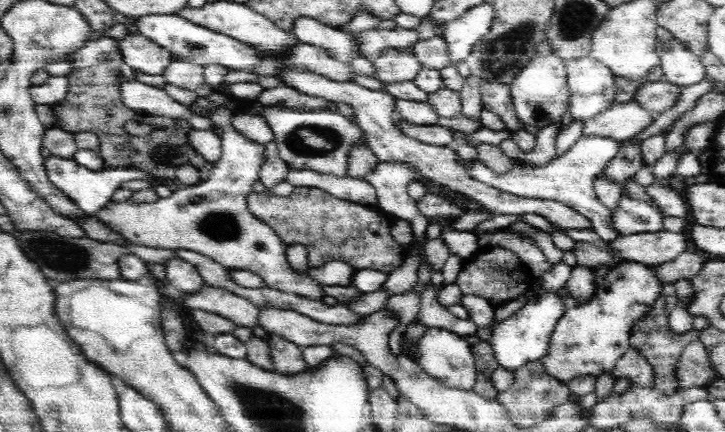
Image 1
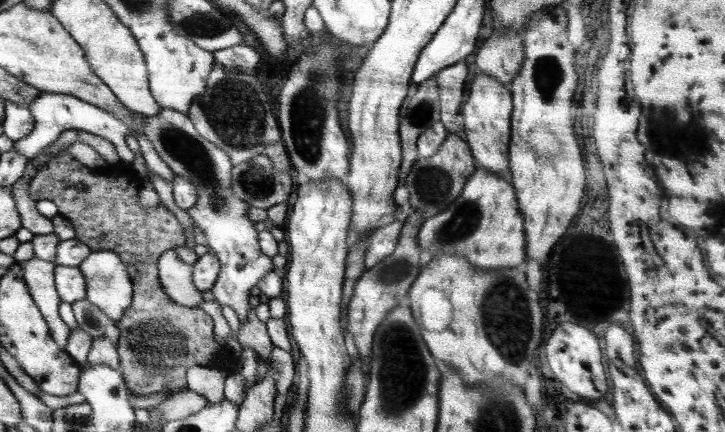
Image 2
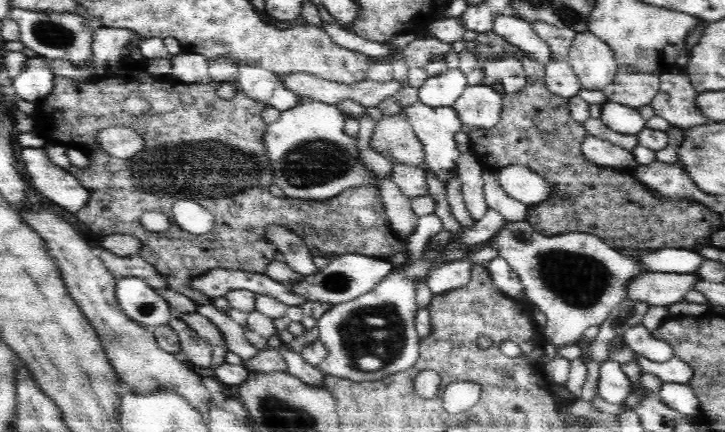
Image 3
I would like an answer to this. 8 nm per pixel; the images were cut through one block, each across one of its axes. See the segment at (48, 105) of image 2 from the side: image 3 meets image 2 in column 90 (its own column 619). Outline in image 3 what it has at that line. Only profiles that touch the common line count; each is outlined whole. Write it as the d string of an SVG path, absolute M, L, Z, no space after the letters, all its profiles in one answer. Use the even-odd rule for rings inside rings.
M608 101L602 107L602 123L610 130L614 130L614 132L636 135L642 129L647 128L647 121L636 108L620 105L612 101Z

